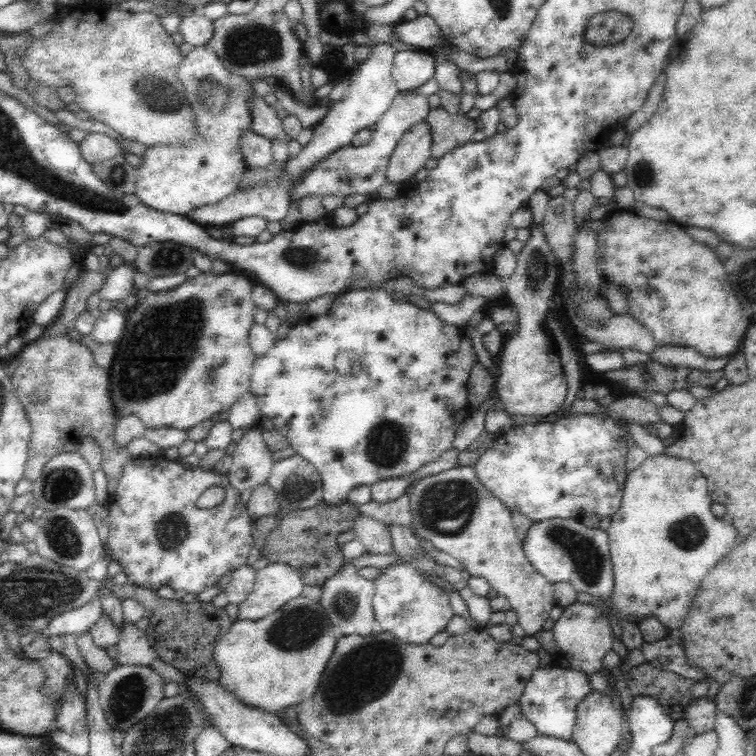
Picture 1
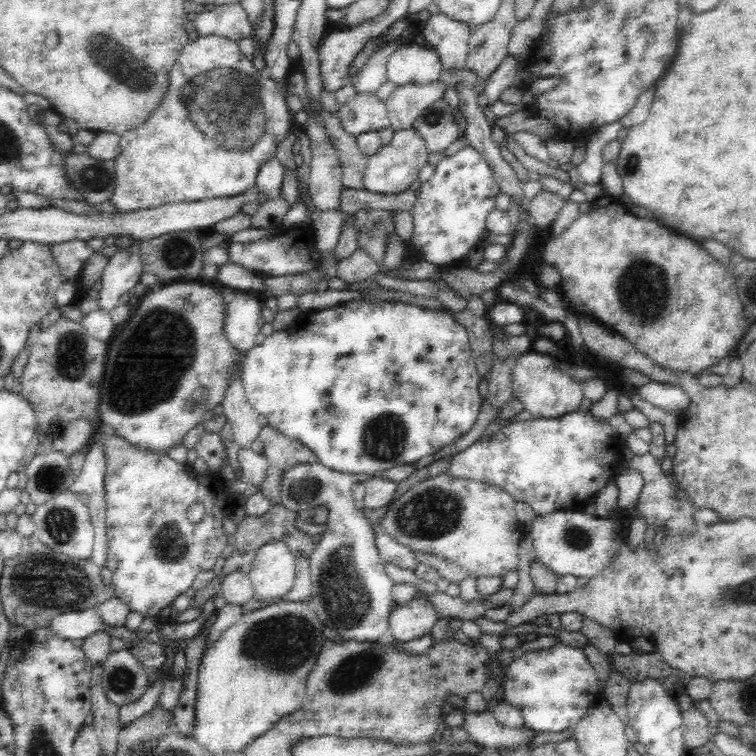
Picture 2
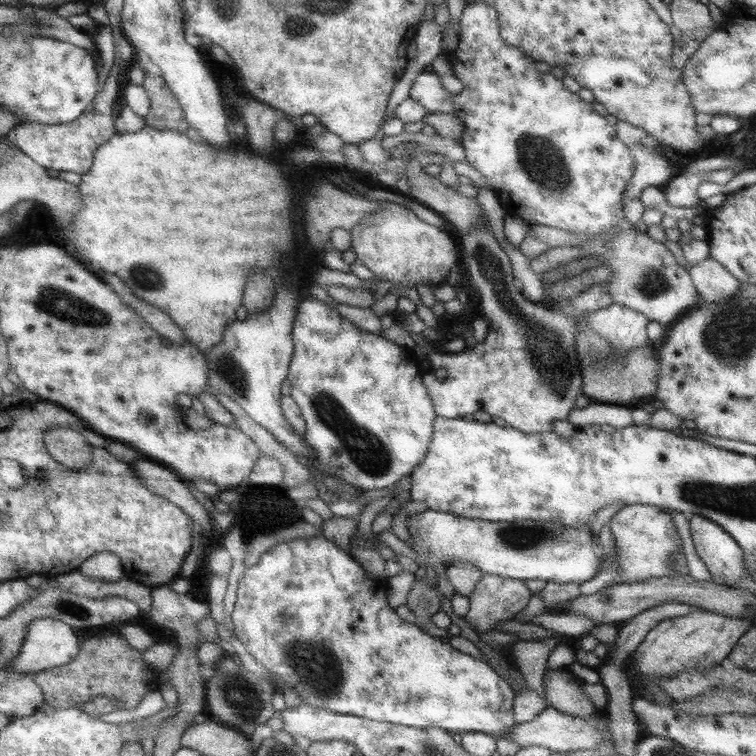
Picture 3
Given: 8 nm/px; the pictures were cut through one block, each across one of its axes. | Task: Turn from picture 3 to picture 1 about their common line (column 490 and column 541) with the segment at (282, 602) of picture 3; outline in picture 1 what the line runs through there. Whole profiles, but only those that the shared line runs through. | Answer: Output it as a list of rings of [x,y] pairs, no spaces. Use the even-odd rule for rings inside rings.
[[[554,662],[539,668],[532,674],[524,686],[524,692],[518,700],[522,707],[522,716],[526,717],[537,729],[538,735],[571,741],[576,724],[578,703],[592,692],[589,676],[574,668],[561,668]]]

